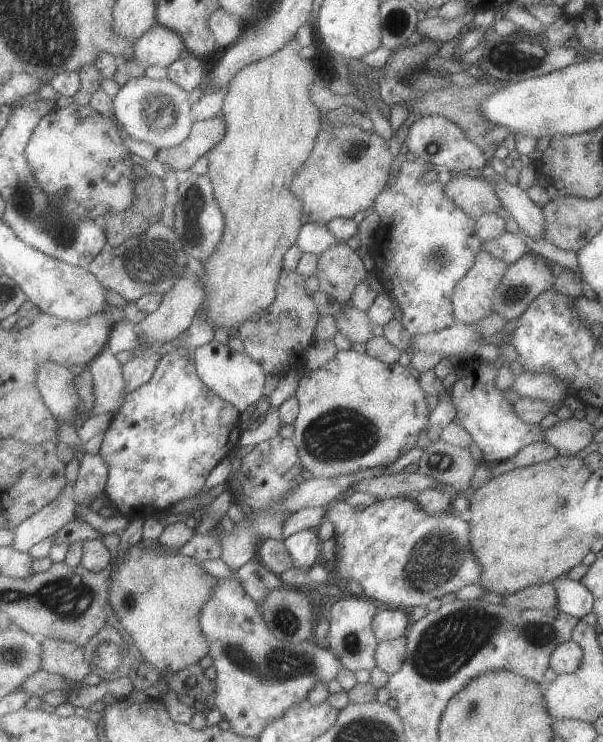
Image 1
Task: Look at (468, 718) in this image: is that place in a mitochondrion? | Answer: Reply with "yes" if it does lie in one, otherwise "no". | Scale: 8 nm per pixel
yes

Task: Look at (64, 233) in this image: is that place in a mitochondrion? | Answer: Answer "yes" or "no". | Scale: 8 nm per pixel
yes

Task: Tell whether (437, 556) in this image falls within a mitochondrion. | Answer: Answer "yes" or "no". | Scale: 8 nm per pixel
yes

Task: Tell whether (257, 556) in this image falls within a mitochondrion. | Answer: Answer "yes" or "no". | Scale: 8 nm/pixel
no

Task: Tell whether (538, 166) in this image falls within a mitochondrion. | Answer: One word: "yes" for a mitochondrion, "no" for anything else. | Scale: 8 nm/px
no

